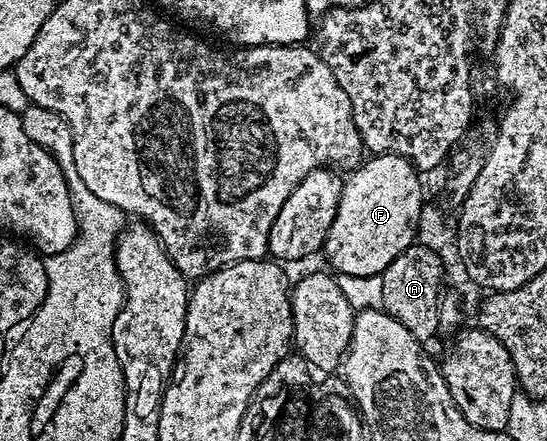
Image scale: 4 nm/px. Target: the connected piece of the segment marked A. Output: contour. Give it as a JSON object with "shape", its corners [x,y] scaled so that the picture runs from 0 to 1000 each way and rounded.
{"shape":[[[757,556],[737,565],[729,583],[722,583],[722,592],[715,592],[715,601],[707,601],[707,610],[695,624],[700,633],[700,703],[722,719],[722,728],[729,728],[729,737],[737,737],[751,764],[782,773],[792,757],[801,757],[799,696],[810,667],[804,585],[788,565]]]}

